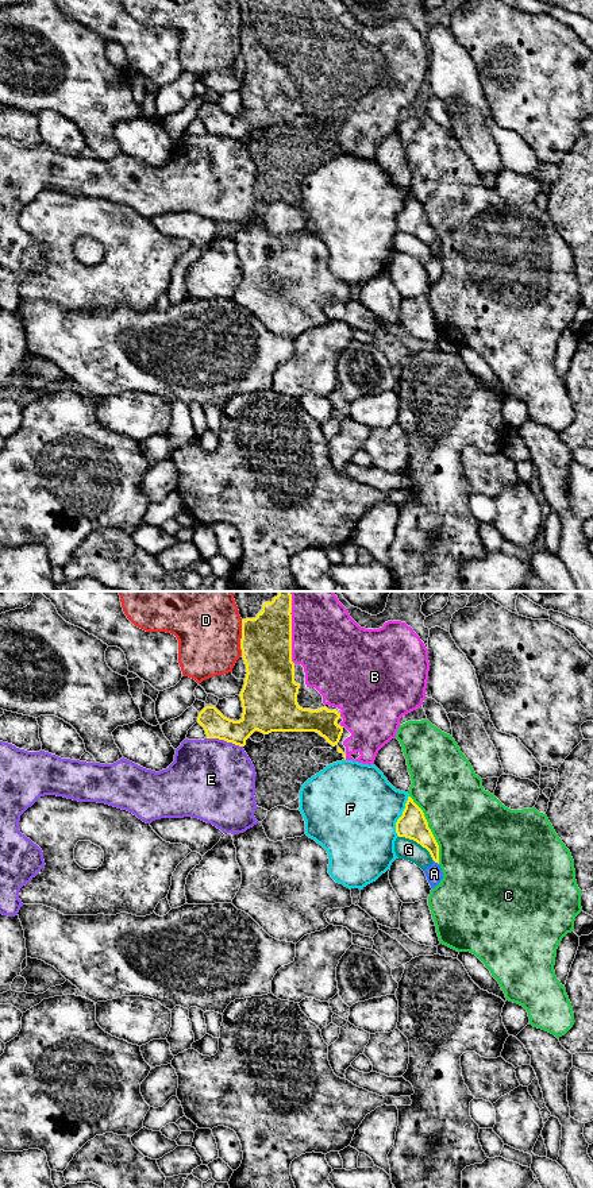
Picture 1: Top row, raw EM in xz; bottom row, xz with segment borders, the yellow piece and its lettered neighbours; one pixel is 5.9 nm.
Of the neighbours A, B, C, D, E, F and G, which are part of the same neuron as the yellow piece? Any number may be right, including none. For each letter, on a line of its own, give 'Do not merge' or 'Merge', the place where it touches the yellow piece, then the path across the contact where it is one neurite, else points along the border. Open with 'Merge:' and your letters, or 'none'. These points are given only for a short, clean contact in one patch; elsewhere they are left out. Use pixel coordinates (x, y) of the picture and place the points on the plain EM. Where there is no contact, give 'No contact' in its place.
Merge: B
A: Do not merge. Touches yellow at xz (436, 257)
B: Merge. Touches yellow at xz (291, 30)
C: Do not merge. Touches yellow at xz (430, 224)
D: Do not merge. Touches yellow at xz (242, 33)
E: Do not merge. Touches yellow at xz (224, 135). Boundary: xz (207, 132), (223, 134), (242, 142)
F: Do not merge. Touches yellow at xz (401, 211)
G: Do not merge. Touches yellow at xz (418, 238)

